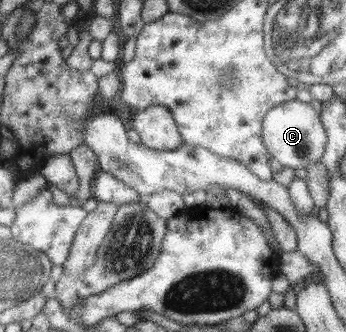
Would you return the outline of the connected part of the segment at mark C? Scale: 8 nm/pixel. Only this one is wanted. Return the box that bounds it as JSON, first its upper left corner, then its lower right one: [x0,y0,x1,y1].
[261,100,327,168]

